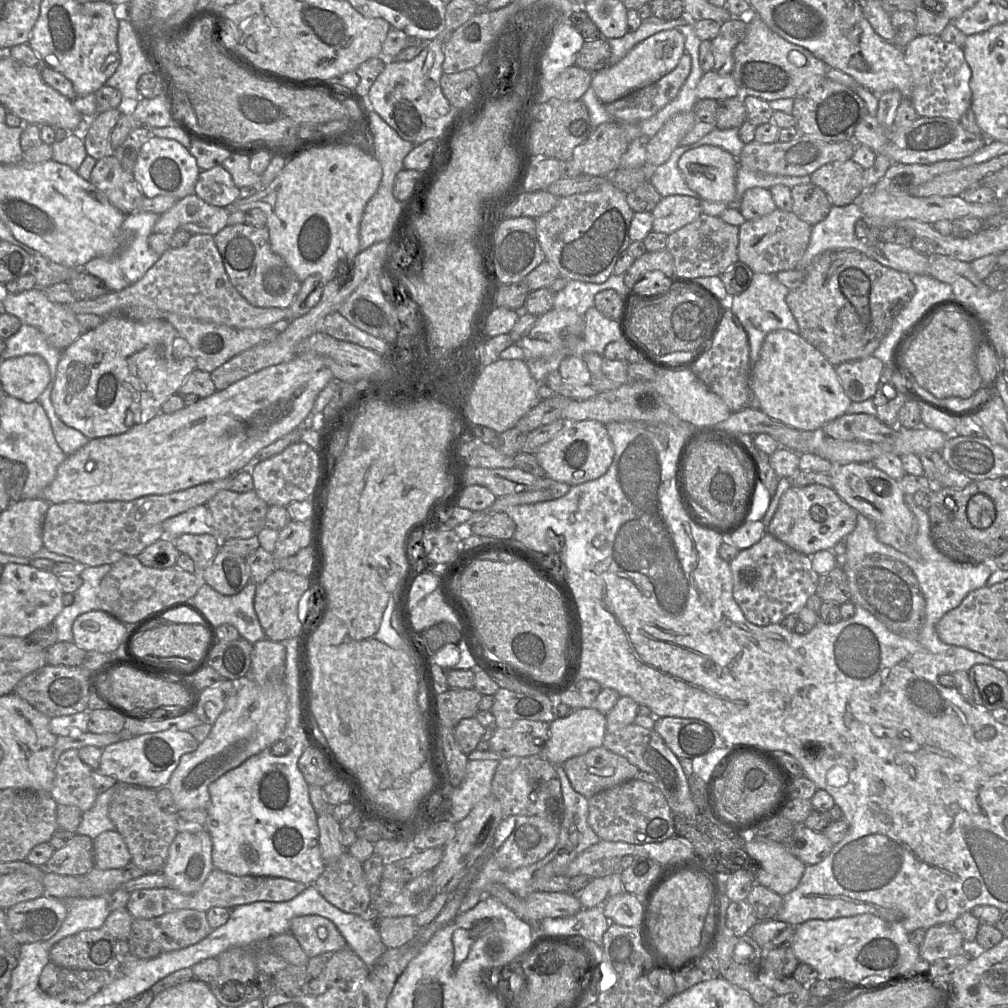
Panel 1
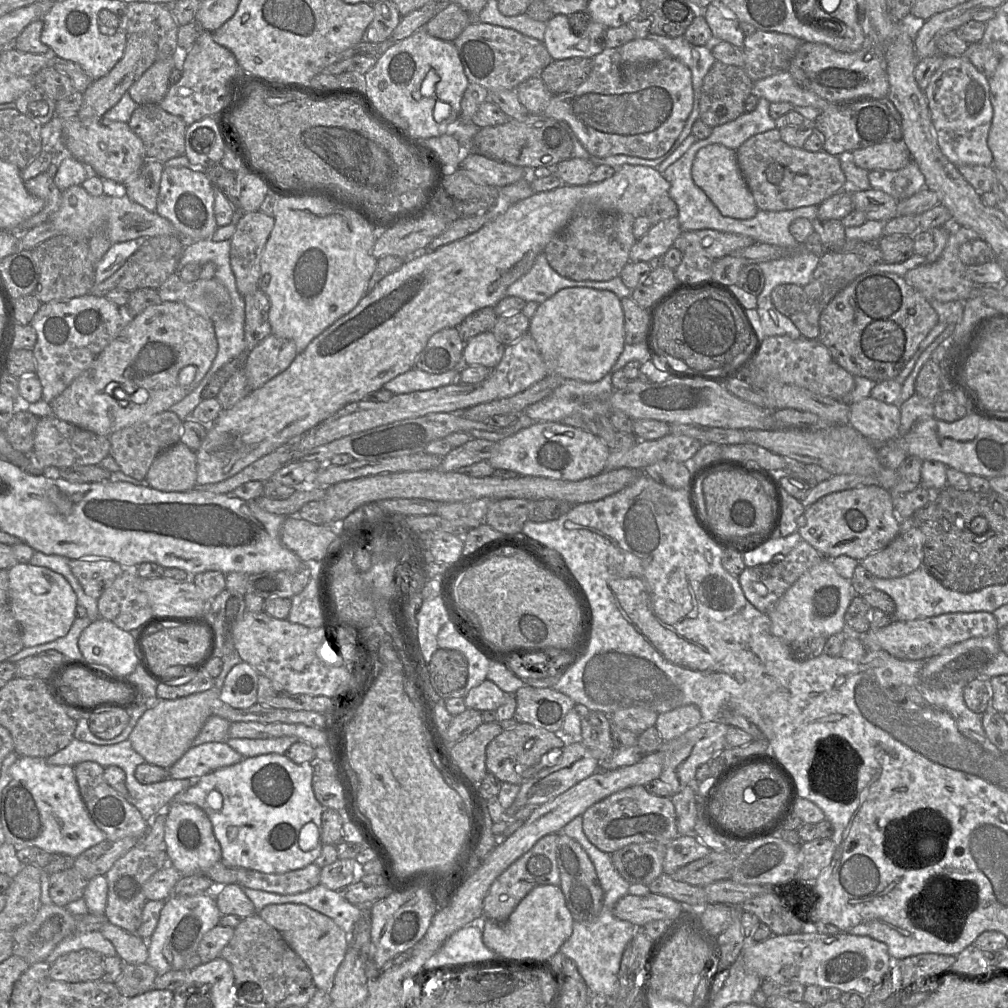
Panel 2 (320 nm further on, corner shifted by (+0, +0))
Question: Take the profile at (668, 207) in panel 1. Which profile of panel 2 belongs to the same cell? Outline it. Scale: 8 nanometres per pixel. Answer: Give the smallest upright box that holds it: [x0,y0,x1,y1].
[630,217,682,263]

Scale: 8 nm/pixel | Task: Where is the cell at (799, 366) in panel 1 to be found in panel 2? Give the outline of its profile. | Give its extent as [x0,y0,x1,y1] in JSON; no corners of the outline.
[848,396,899,442]

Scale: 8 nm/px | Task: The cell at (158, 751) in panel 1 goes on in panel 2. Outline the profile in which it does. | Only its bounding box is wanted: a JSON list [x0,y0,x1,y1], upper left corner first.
[169,742,244,779]

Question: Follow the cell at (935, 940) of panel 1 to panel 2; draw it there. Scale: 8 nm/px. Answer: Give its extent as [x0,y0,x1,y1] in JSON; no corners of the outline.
[893,953,956,987]

